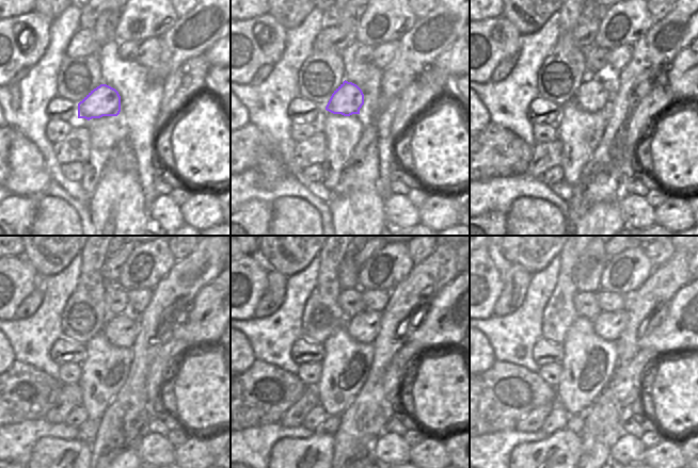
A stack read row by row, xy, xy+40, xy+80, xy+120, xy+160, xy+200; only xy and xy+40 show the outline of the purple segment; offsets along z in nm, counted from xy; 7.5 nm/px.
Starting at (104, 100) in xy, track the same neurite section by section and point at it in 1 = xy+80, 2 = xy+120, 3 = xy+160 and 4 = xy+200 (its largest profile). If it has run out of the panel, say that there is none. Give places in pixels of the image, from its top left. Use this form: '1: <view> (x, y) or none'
1: xy+80 (592, 95)
2: xy+120 (122, 329)
3: xy+160 (364, 327)
4: xy+200 (607, 325)

